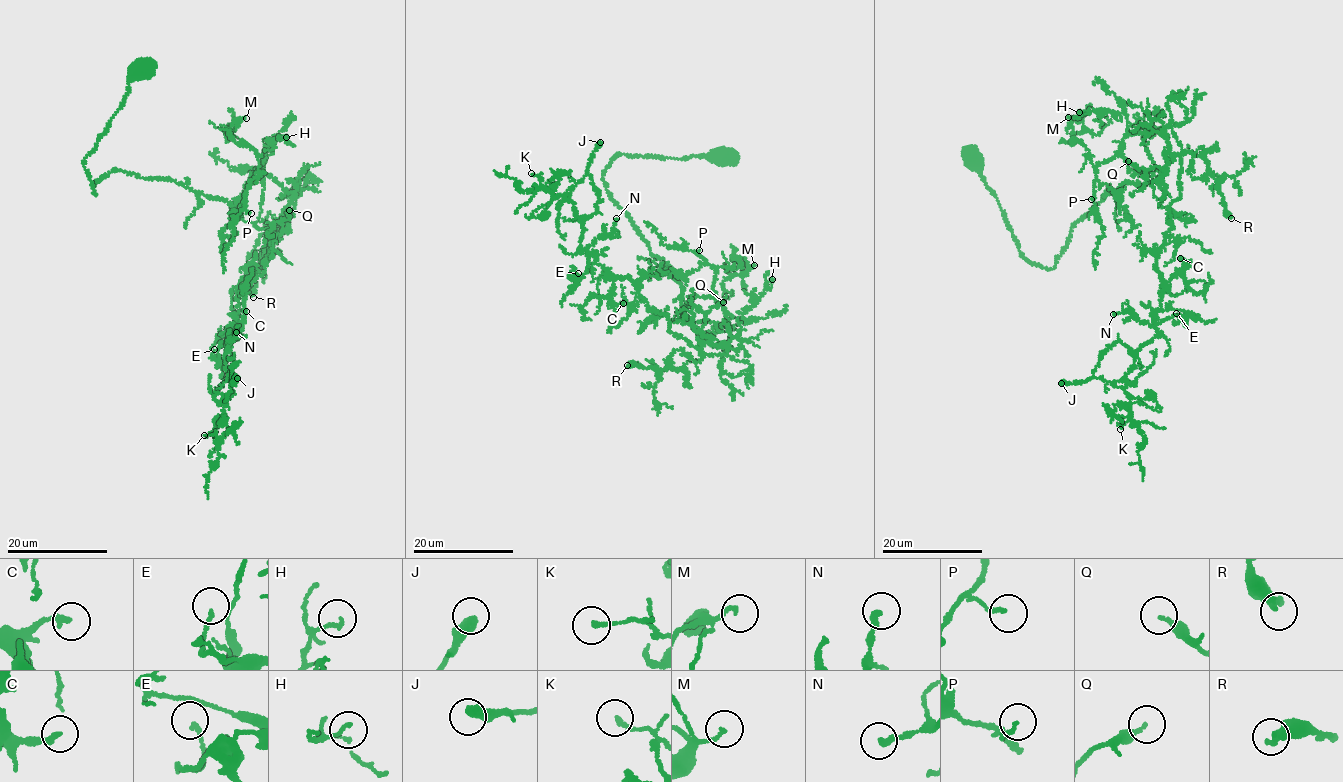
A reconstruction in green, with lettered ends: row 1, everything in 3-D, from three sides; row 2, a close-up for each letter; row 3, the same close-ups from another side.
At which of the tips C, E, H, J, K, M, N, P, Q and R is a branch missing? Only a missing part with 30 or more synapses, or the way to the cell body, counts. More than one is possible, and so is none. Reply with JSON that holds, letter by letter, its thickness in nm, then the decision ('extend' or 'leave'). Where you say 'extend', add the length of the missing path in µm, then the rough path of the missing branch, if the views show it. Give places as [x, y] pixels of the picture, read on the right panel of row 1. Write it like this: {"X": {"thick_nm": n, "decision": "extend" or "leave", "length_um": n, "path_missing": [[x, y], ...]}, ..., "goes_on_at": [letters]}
{"C": {"thick_nm": 240, "decision": "leave"}, "E": {"thick_nm": 160, "decision": "leave"}, "H": {"thick_nm": 130, "decision": "leave"}, "J": {"thick_nm": 500, "decision": "leave"}, "K": {"thick_nm": 190, "decision": "leave"}, "M": {"thick_nm": 140, "decision": "leave"}, "N": {"thick_nm": 240, "decision": "leave"}, "P": {"thick_nm": 140, "decision": "leave"}, "Q": {"thick_nm": 240, "decision": "leave"}, "R": {"thick_nm": 440, "decision": "leave"}, "goes_on_at": []}

